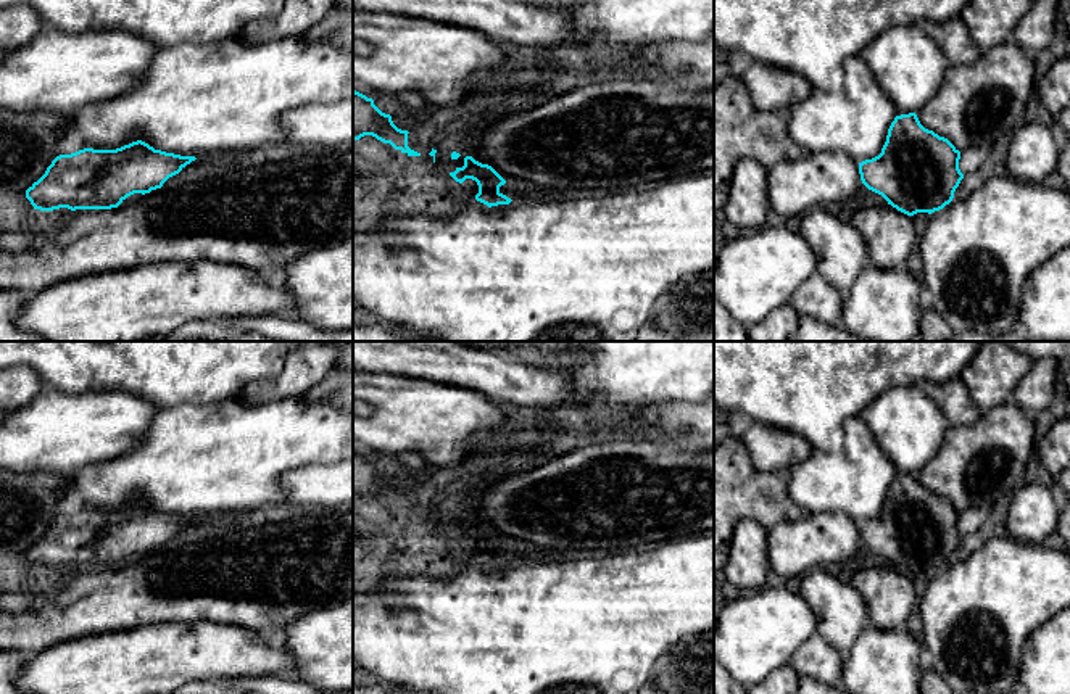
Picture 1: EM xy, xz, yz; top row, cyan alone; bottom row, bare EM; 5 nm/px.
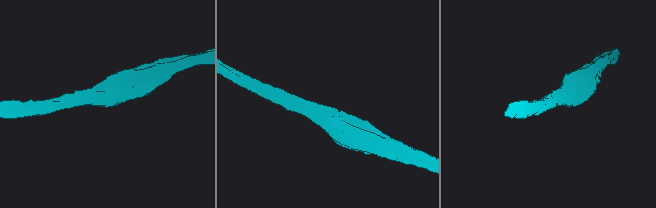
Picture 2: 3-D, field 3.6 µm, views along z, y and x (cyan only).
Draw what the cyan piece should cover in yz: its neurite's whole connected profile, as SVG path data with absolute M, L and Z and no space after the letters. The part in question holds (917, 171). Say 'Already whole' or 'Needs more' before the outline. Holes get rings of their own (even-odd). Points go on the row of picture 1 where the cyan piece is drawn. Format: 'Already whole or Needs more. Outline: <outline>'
Already whole. Outline: M915 113L896 116L881 153L859 163L862 184L898 211L914 216L949 204L964 174L960 151L925 129Z

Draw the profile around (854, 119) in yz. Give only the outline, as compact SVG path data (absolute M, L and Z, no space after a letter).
M861 56L843 66L840 90L814 90L790 108L788 134L809 153L843 151L862 163L881 153L896 105Z

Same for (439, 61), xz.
M353 10L353 42L358 40L369 43L371 53L363 56L353 50L353 81L393 95L417 92L442 111L469 101L474 81L514 69L506 66L504 52L488 35L424 18Z

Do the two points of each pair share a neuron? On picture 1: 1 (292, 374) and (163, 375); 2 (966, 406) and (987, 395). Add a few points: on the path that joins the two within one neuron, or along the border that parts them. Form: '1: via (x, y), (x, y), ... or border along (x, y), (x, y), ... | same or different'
1: border along (287, 358), (277, 374), (257, 379), (244, 388) | different
2: border along (959, 379), (982, 411) | different

